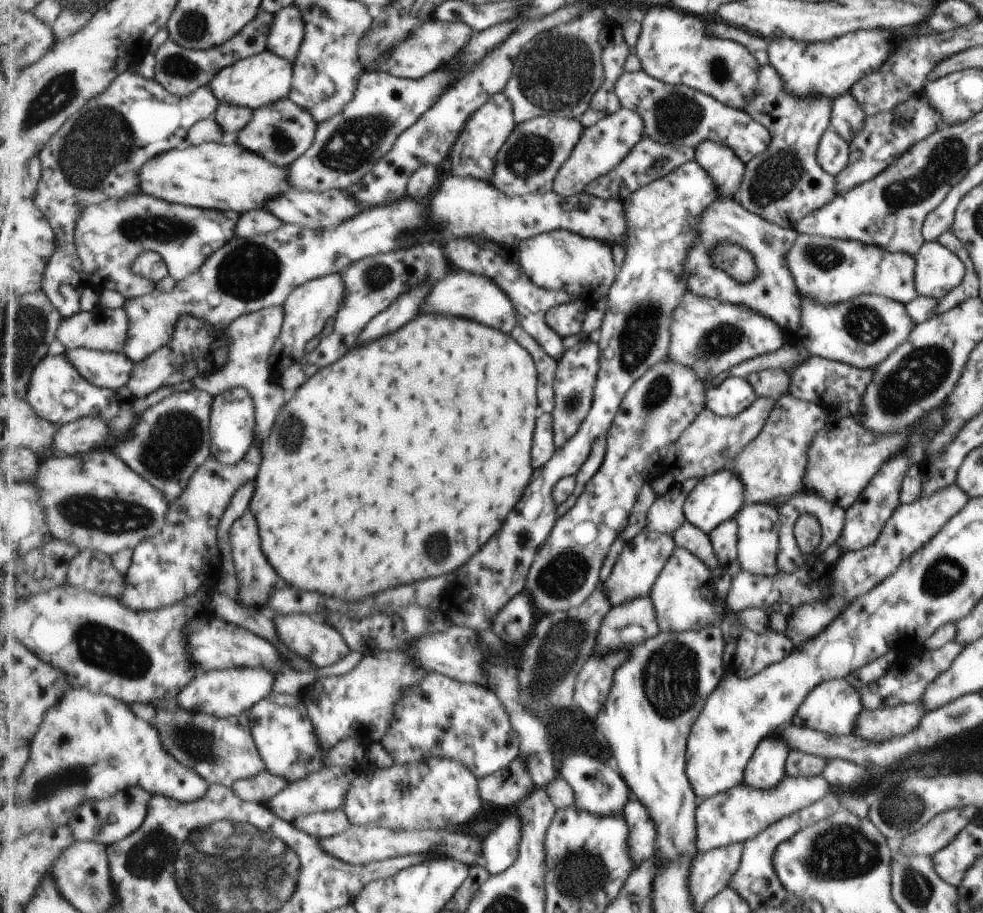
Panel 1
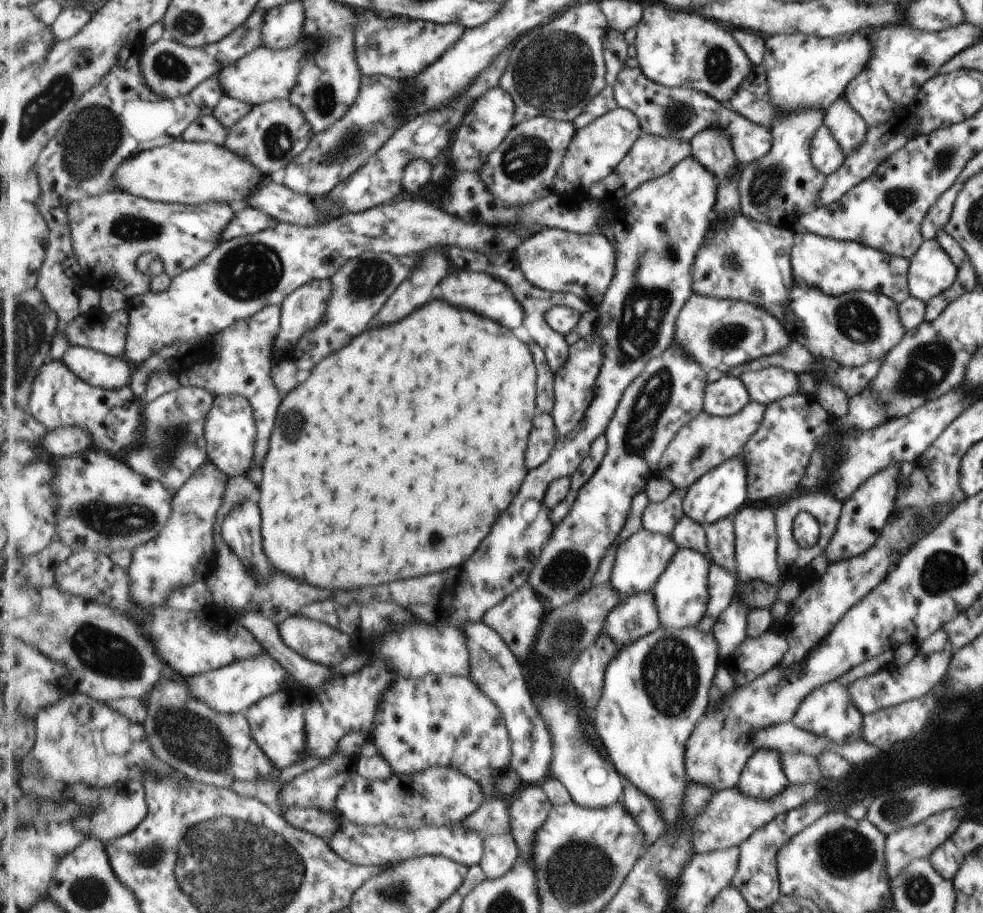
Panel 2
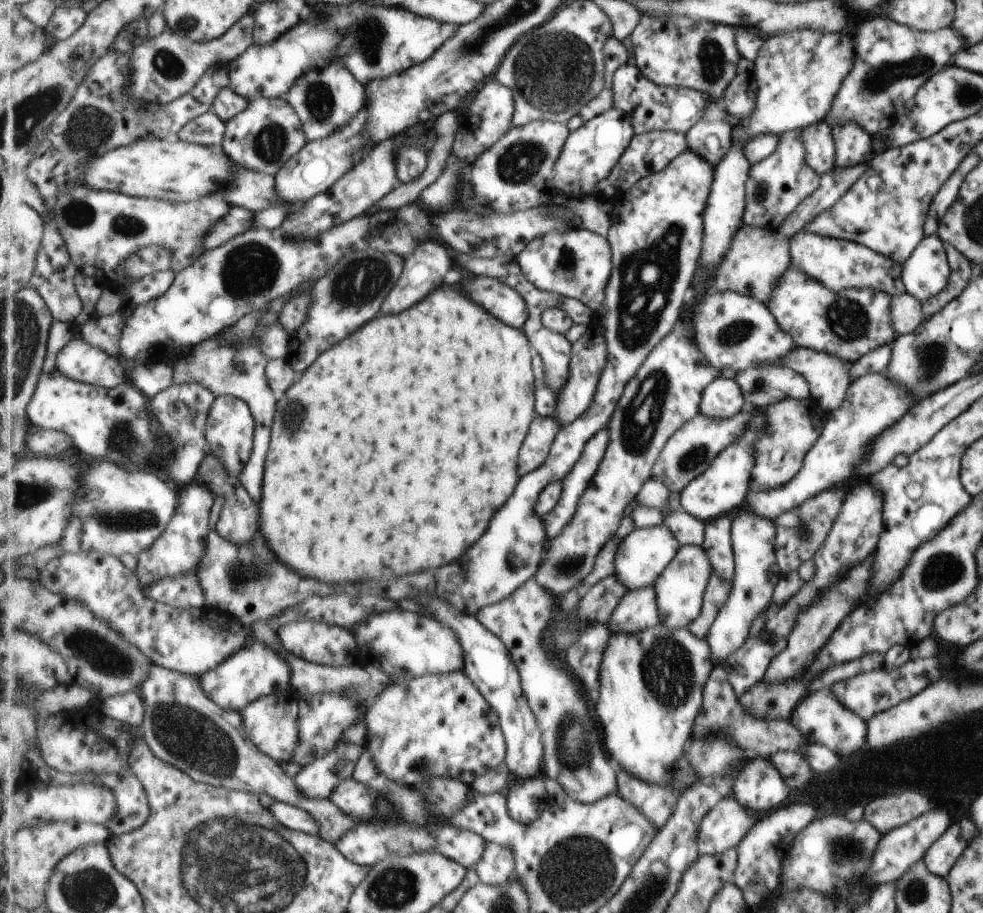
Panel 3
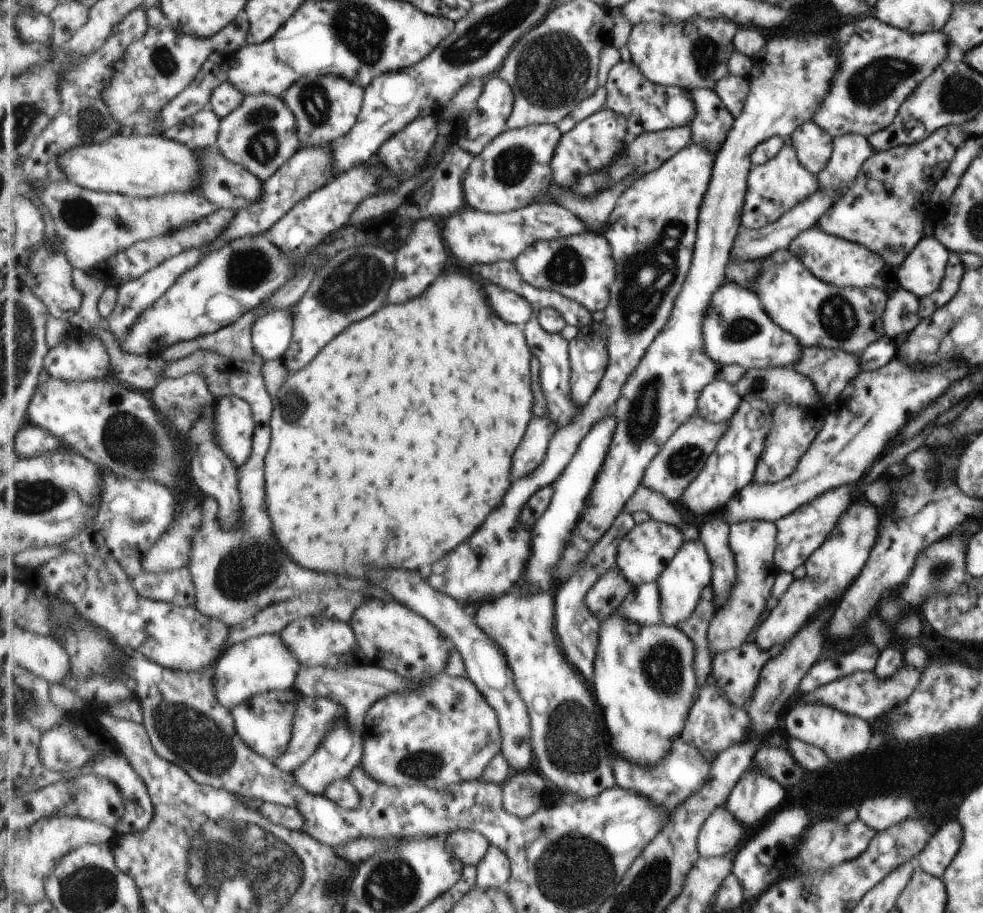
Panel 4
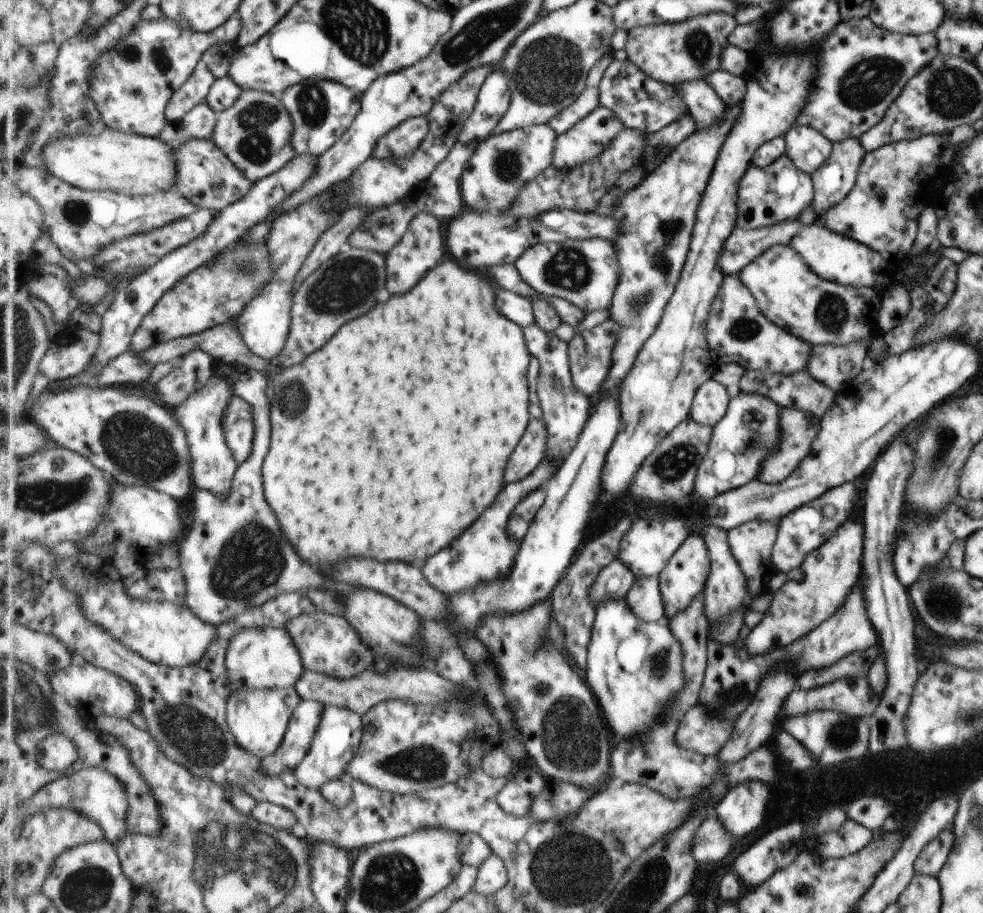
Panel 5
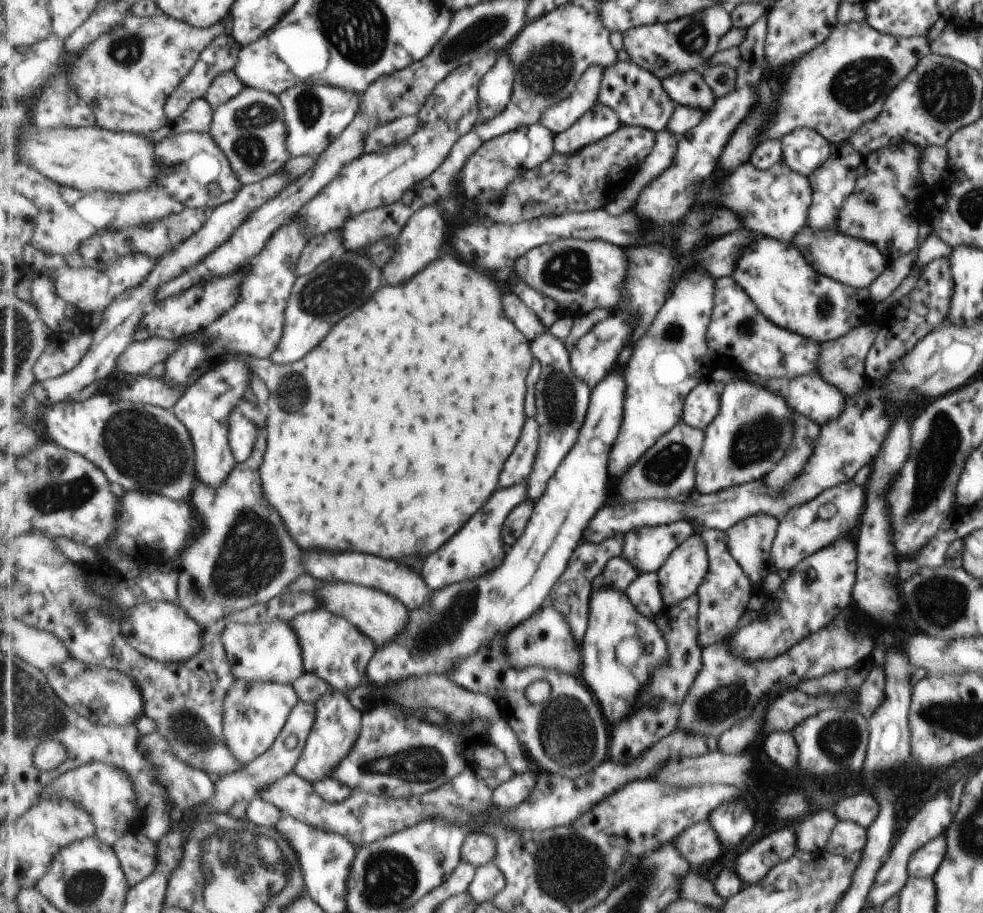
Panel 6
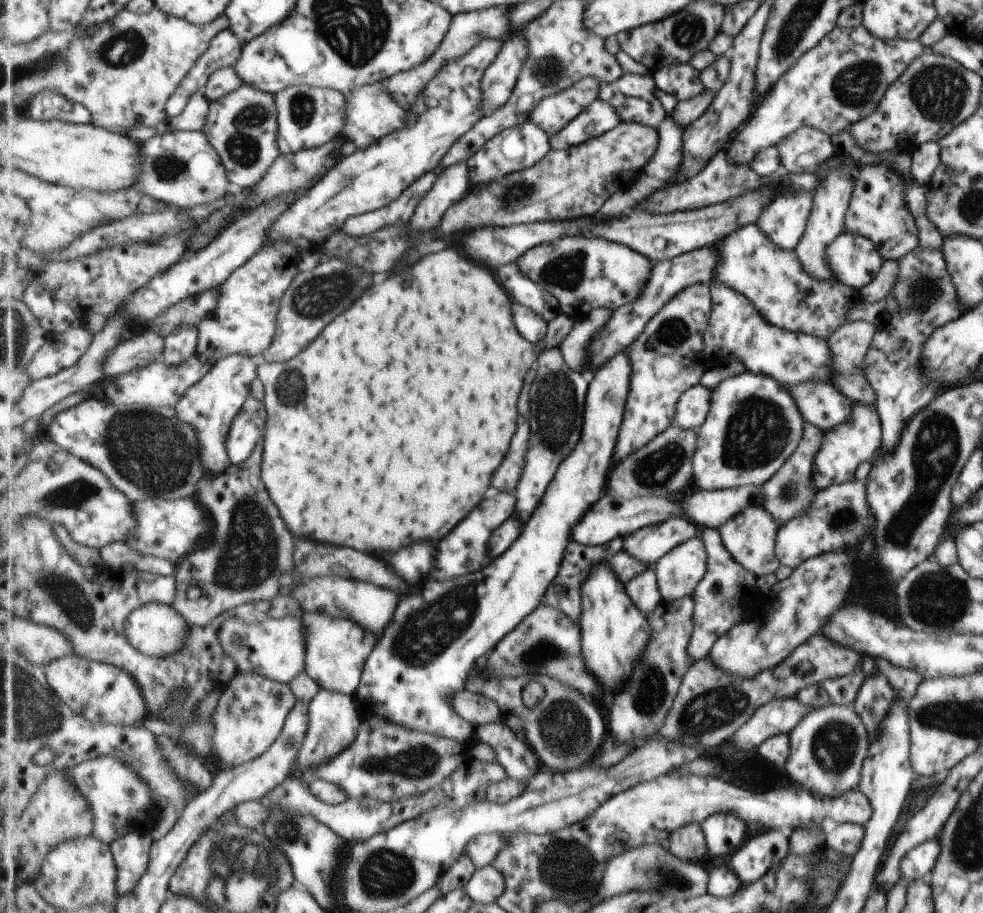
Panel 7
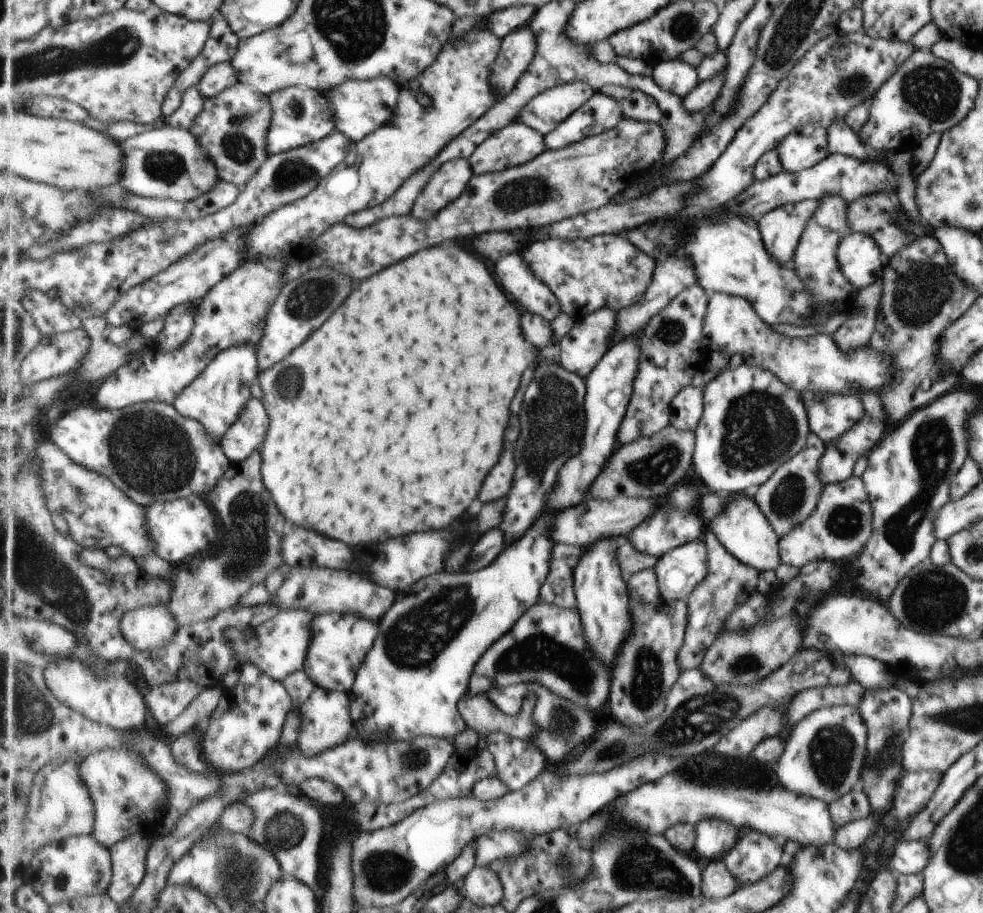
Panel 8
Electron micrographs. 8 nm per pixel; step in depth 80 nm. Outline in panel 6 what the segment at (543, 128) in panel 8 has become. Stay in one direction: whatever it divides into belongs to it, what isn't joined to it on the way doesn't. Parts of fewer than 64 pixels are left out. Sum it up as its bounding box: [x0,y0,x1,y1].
[541,66,604,135]

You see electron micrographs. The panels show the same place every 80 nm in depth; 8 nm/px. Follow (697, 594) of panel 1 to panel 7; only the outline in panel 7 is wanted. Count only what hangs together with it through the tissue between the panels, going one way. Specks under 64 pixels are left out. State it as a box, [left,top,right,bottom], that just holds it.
[655,537,705,601]

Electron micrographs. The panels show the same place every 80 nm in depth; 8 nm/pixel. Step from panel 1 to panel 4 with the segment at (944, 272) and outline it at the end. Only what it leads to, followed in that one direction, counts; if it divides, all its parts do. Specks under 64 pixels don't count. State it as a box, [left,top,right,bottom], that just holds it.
[894,236,948,298]

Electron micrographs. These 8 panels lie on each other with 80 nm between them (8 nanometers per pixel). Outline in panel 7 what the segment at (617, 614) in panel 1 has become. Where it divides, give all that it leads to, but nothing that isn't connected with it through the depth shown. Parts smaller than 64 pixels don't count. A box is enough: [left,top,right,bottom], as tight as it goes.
[626,566,664,615]

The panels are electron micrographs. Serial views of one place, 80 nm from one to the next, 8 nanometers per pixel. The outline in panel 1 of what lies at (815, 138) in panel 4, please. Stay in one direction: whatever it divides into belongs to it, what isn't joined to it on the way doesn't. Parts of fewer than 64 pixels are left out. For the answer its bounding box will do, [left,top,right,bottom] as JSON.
[815,128,849,177]

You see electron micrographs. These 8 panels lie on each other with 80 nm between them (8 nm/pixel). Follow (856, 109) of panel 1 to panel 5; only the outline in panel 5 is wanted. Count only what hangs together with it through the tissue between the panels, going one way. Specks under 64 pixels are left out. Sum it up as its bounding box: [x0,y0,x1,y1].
[810,137,867,220]

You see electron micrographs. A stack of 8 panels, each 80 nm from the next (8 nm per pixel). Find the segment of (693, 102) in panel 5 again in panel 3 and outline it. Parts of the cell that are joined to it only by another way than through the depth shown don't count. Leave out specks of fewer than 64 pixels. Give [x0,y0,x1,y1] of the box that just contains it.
[686,98,732,172]

